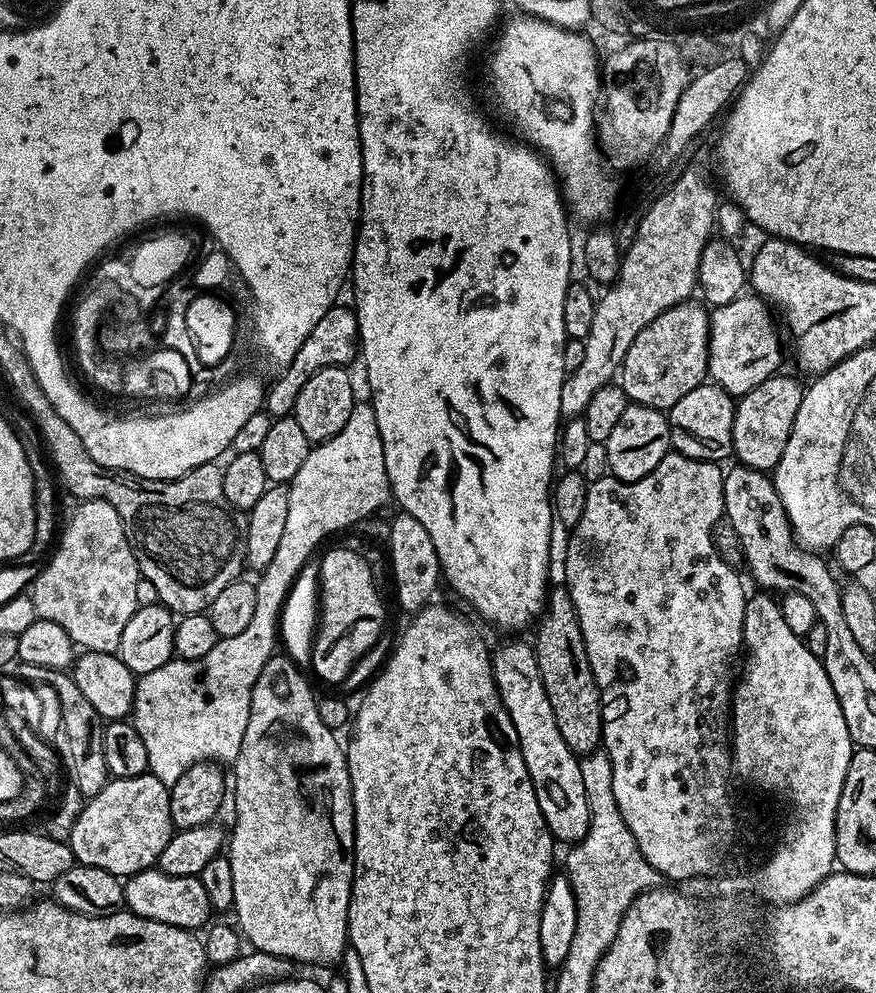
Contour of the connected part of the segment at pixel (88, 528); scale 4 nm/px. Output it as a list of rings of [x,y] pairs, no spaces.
[[[104,499],[81,501],[65,532],[61,533],[56,549],[43,565],[44,570],[37,576],[30,595],[34,602],[37,619],[60,624],[69,634],[73,643],[83,651],[116,653],[126,623],[139,608],[136,600],[136,586],[141,578],[137,559],[125,537],[121,516],[114,506]]]

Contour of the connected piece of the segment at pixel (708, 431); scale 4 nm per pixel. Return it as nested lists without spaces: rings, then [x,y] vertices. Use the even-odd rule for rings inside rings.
[[[711,382],[694,386],[690,394],[682,394],[682,398],[667,409],[672,451],[695,460],[724,462],[724,459],[729,459],[732,456],[735,413],[736,400],[726,390]]]

